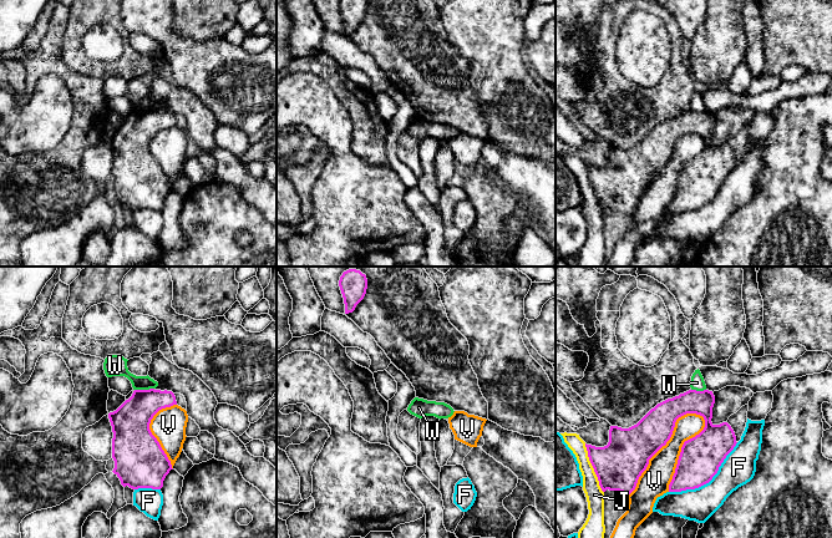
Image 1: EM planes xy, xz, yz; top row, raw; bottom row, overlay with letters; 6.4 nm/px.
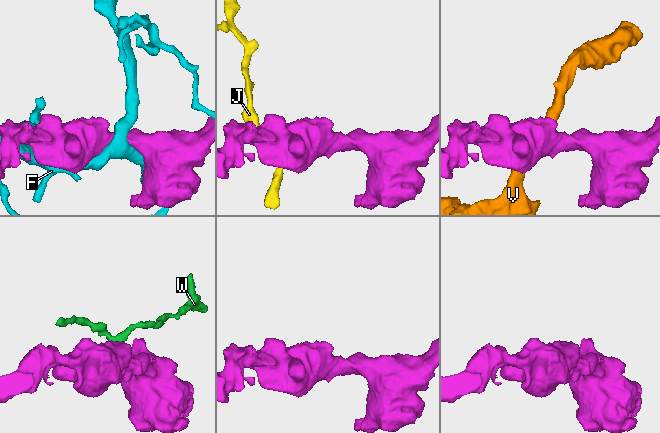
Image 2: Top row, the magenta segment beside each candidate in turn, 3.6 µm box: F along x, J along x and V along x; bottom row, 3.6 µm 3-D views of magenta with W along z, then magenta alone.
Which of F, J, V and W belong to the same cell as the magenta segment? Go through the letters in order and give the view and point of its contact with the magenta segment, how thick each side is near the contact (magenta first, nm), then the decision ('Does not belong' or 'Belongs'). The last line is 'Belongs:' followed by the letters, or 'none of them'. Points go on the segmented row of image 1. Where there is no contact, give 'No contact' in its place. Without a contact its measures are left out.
F: Touches magenta at yz (708, 482). Thickness 260 nm (magenta) against 220 nm. Does not belong
J: Touches magenta at yz (593, 467). Thickness 300 nm (magenta) against 120 nm. Does not belong
V: Touches magenta at yz (663, 445). Thickness 300 nm (magenta) against 190 nm. Does not belong
W: Touches magenta at xy (143, 390). Thickness 240 nm (magenta) against 140 nm. Does not belong
Belongs: none of them

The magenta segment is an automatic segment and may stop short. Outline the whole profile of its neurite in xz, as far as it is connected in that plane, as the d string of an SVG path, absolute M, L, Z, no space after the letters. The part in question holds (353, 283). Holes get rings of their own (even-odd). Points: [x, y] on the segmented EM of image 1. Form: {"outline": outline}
{"outline": "M349 269L340 276L339 286L344 298L345 314L349 314L364 299L367 289L367 279L360 270Z"}

